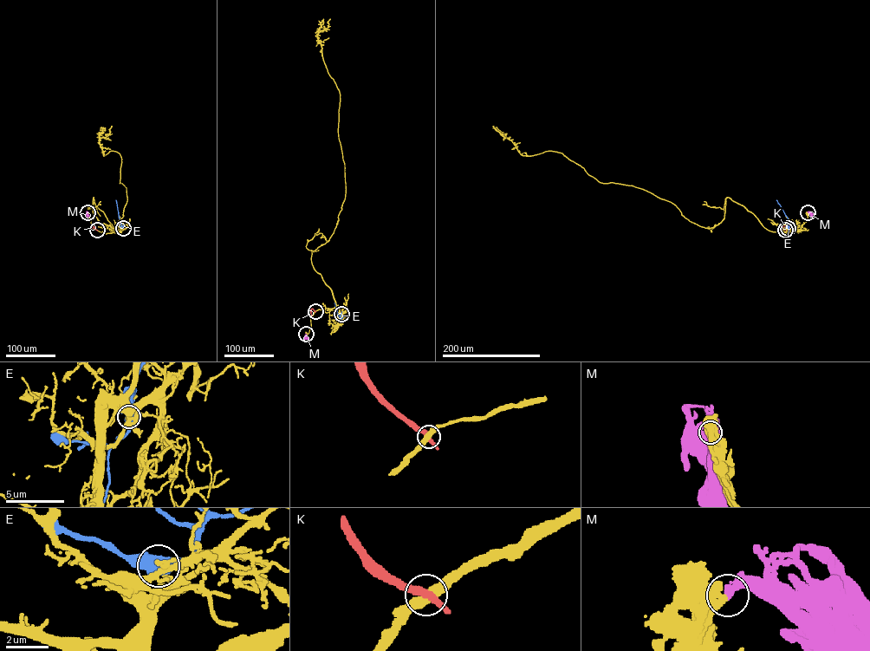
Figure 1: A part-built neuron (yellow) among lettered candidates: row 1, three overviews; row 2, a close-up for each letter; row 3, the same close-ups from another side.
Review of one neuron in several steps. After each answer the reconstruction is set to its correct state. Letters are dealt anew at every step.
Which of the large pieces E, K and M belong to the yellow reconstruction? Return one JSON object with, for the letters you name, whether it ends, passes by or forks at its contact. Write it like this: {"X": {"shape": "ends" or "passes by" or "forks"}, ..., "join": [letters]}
{"M": {"shape": "passes by"}, "join": ["M"]}

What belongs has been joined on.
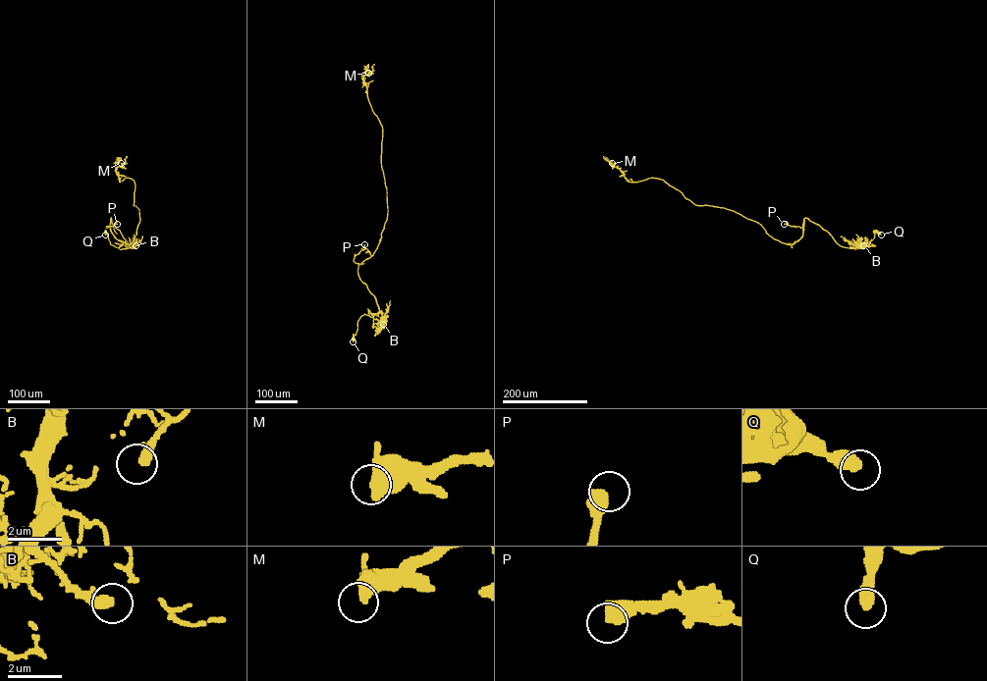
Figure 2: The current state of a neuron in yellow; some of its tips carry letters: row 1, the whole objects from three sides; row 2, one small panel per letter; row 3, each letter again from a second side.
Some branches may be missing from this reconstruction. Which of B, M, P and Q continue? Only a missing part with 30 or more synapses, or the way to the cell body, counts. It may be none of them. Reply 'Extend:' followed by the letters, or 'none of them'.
Extend: P

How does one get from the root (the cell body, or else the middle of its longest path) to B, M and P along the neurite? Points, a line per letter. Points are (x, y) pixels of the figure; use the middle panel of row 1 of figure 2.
B: (354, 339), (361, 315), (372, 317), (380, 312), (383, 324)
M: (354, 339), (359, 317), (379, 312), (357, 263), (373, 254), (387, 213), (382, 128), (362, 79), (368, 73)
P: (354, 339), (359, 317), (379, 312), (354, 260), (364, 244)

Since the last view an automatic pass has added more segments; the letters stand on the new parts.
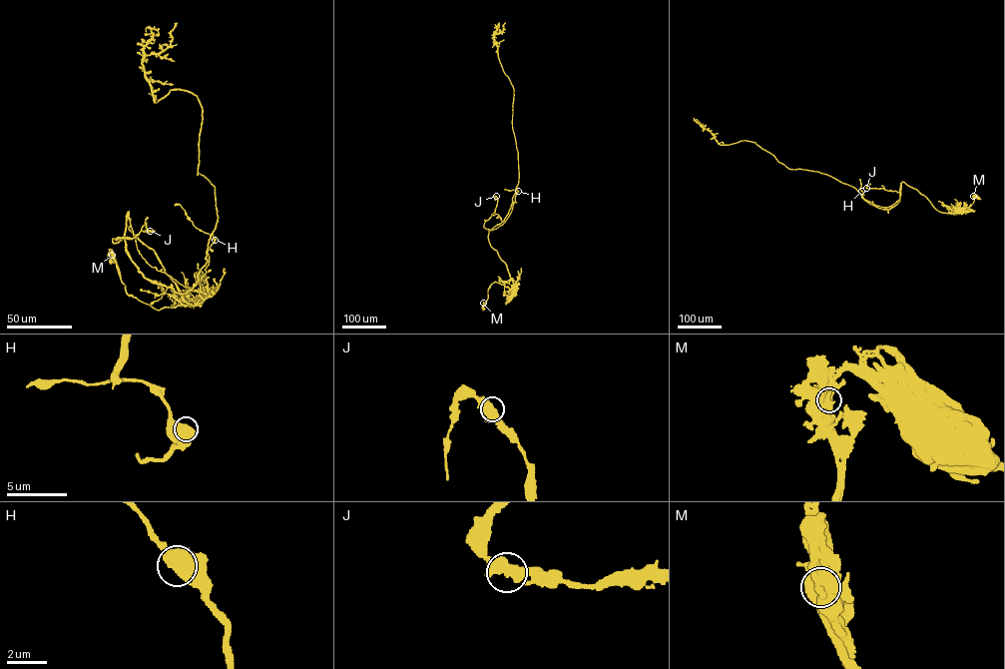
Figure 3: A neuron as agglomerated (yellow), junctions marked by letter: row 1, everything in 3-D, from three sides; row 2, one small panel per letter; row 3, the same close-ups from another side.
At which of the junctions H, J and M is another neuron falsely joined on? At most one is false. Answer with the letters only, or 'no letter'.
M

